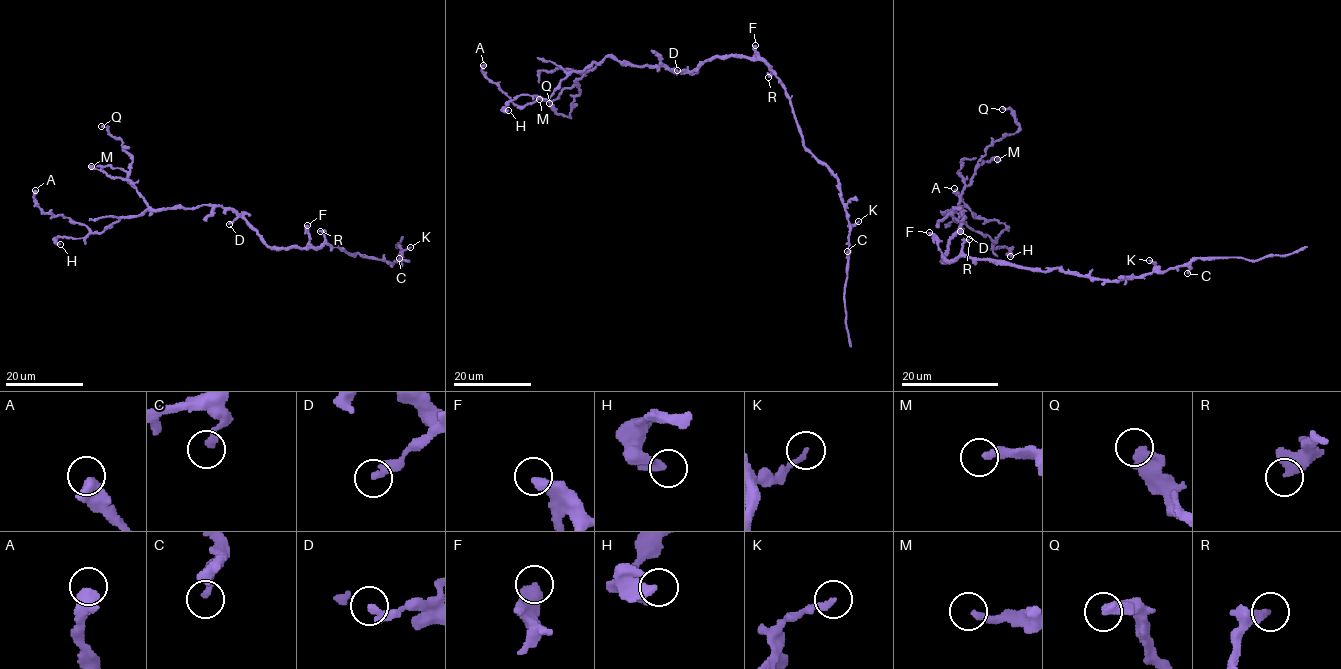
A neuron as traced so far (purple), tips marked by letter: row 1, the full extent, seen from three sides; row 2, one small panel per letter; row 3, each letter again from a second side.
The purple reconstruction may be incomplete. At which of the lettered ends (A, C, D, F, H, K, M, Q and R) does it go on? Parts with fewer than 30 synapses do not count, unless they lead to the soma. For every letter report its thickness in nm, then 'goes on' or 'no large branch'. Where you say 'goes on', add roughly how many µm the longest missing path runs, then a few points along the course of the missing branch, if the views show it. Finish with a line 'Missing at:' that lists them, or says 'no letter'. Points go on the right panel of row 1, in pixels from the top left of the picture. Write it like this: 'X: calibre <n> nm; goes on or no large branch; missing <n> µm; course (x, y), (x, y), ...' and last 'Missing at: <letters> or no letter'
A: calibre 550 nm; no large branch
C: calibre 240 nm; no large branch
D: calibre 360 nm; no large branch
F: calibre 500 nm; no large branch
H: calibre 320 nm; no large branch
K: calibre 200 nm; no large branch
M: calibre 280 nm; goes on; missing 20 µm; course (997, 159), (993, 160), (994, 165), (1009, 164)
Q: calibre 480 nm; no large branch
R: calibre 460 nm; no large branch
Missing at: M

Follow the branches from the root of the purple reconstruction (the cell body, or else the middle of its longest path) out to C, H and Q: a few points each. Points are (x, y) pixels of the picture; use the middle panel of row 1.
C: (746, 57), (761, 58), (773, 72), (789, 100), (804, 147), (837, 179), (850, 226), (847, 251)
H: (746, 57), (715, 55), (690, 71), (672, 71), (605, 56), (572, 71), (547, 98), (520, 94), (508, 110)
Q: (746, 57), (715, 55), (690, 71), (672, 71), (606, 56), (575, 81), (579, 92), (569, 117), (549, 103)

